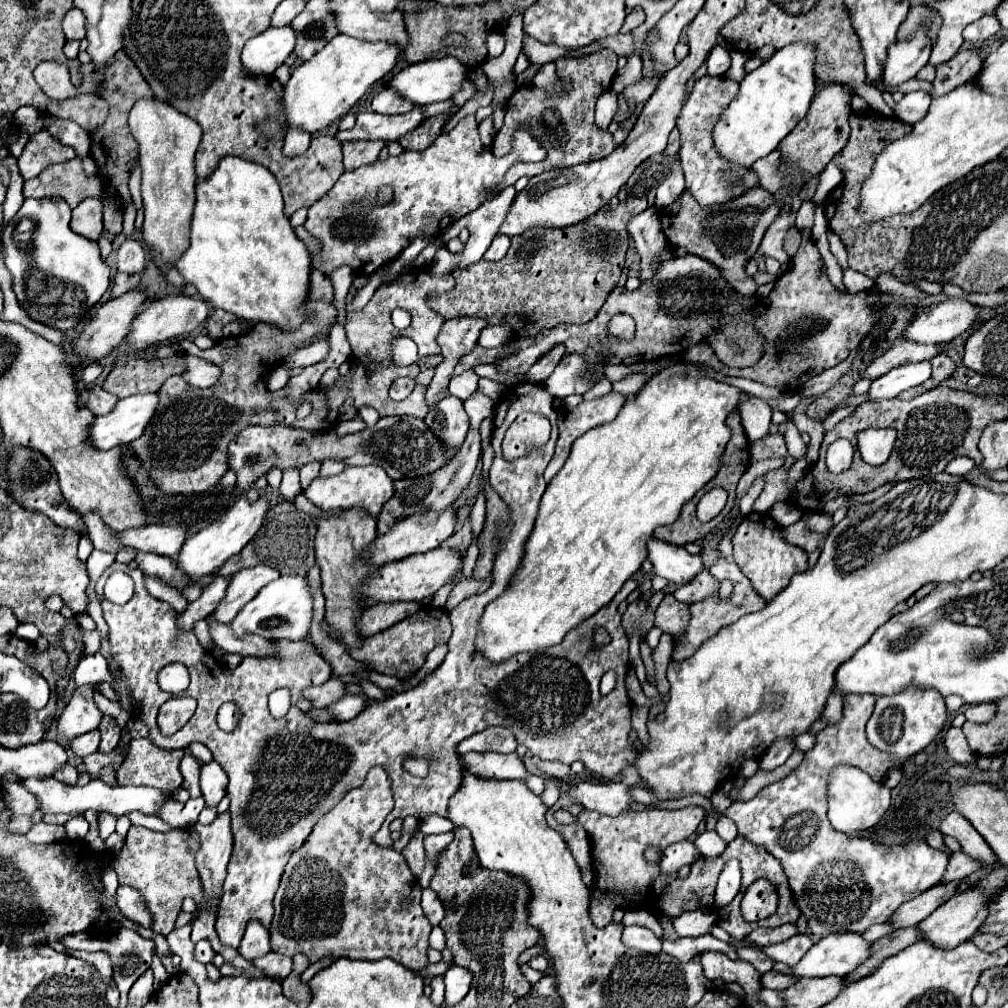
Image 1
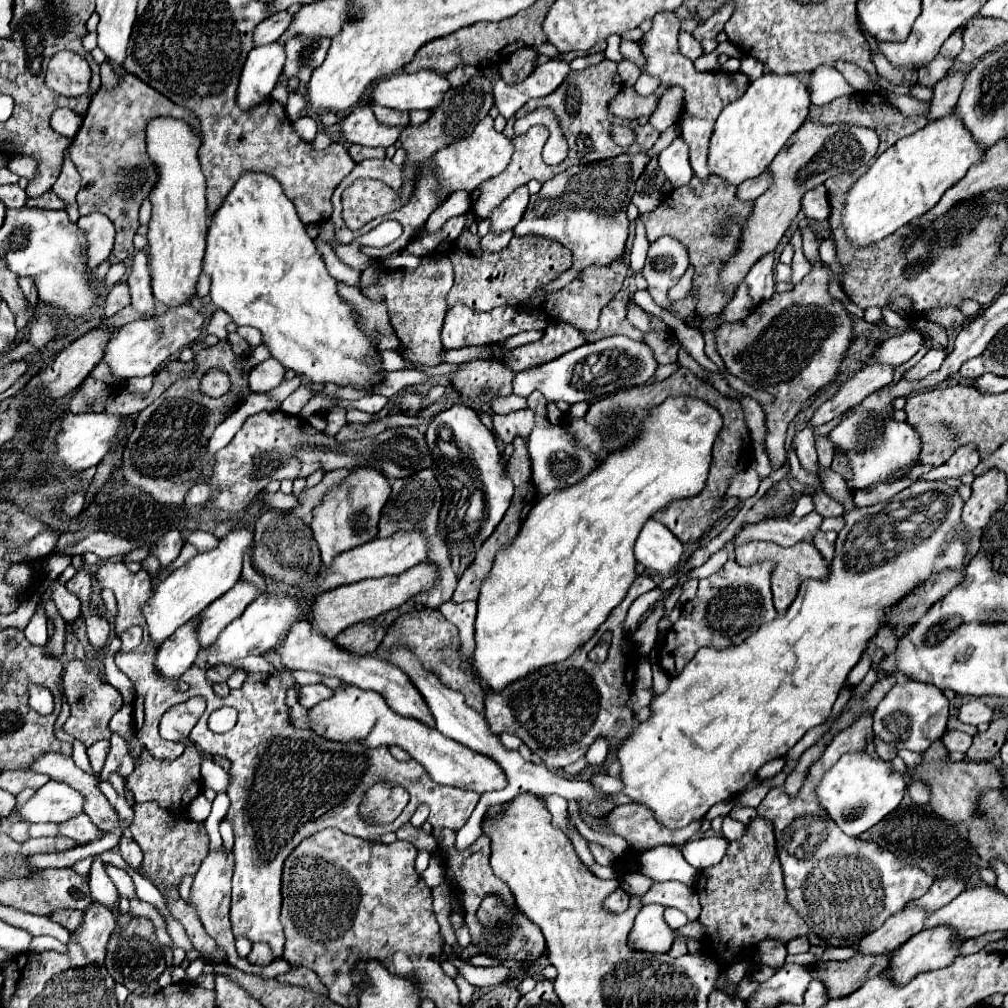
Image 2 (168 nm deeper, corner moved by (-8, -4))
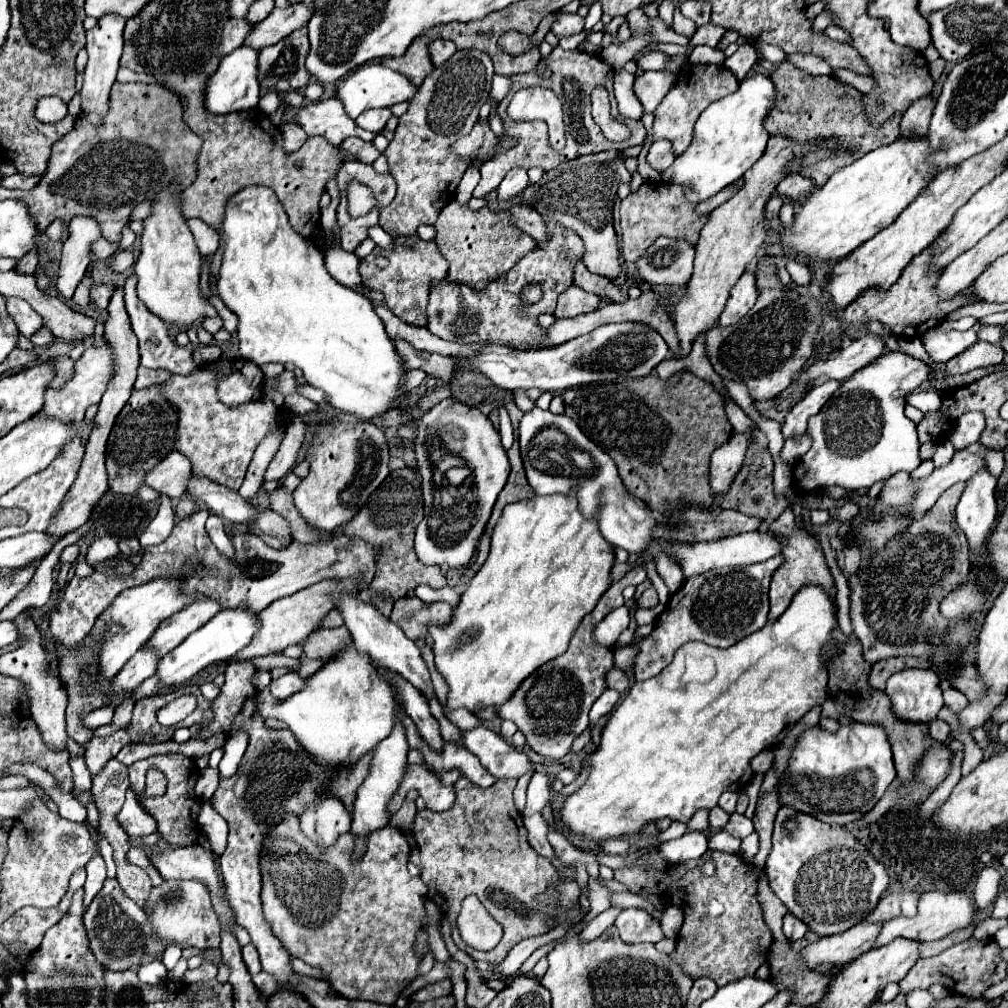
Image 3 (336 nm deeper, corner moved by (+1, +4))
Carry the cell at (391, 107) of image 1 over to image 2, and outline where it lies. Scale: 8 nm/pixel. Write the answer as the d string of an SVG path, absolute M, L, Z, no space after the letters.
M375 105L373 113L375 113L377 121L387 125L387 127L405 127L405 125L409 125L409 113L407 111L395 111L395 109Z

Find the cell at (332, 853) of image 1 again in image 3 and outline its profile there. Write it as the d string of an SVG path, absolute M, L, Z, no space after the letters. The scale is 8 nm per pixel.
M284 815L264 843L260 863L262 907L266 921L272 925L274 935L282 941L286 951L292 957L300 957L304 963L322 969L326 981L338 995L346 999L366 999L394 1005L400 993L418 977L420 955L416 953L416 933L422 929L428 887L420 877L412 877L406 869L410 845L400 829L378 829L364 841L366 851L358 861L354 861L352 855L356 839L352 833L340 835L330 847L320 847L300 831L298 817Z

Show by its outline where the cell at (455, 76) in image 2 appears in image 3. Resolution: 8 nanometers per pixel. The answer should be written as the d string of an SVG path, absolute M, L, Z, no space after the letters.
M436 39L436 41L430 45L430 55L432 55L434 67L442 67L454 53L456 53L456 45L454 45L452 41Z

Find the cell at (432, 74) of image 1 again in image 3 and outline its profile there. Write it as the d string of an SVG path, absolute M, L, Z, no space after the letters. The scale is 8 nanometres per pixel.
M382 63L362 65L362 69L358 67L350 77L346 77L346 81L340 81L336 85L336 97L344 103L346 113L352 119L370 107L392 107L400 101L410 101L416 95L416 91L418 87L406 75L400 75L398 71L390 71Z

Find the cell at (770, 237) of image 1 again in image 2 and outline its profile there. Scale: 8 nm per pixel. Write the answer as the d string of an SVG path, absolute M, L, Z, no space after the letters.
M773 253L765 255L751 267L749 275L745 277L745 283L749 289L749 297L753 299L753 305L759 305L759 303L765 303L767 299L771 299L771 295L775 293Z

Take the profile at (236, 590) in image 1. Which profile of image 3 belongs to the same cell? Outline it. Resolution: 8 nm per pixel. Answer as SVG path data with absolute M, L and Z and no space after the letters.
M200 599L190 607L182 609L178 615L166 619L166 623L160 623L158 631L154 633L154 639L148 645L154 647L158 655L166 655L174 647L178 647L192 631L206 625L220 609L222 603L218 599Z

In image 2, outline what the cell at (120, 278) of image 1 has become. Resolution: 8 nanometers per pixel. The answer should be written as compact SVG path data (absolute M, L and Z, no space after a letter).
M117 283L117 285L109 291L109 295L107 295L107 299L105 299L105 315L107 315L107 317L113 317L117 311L121 311L123 307L127 307L129 301L131 301L131 295L129 295L127 283Z

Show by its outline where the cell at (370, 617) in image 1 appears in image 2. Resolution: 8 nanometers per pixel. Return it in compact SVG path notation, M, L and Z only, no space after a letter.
M373 621L357 623L357 625L345 629L343 633L339 633L335 637L335 643L337 643L337 647L351 651L353 655L367 655L367 653L373 653L381 645L385 631L387 631L387 627L375 625Z

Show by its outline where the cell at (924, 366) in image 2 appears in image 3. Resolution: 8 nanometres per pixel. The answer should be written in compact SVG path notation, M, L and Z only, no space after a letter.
M980 321L968 331L944 331L942 327L934 327L920 339L934 363L946 363L964 349L968 349L970 345L974 345L978 341L980 329L982 329Z

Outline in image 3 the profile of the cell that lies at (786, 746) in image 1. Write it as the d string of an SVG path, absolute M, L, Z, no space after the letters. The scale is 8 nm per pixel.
M726 791L726 793L722 793L722 797L720 797L718 805L720 805L726 813L734 813L734 807L736 807L738 797L740 797L740 793L738 793L738 791Z

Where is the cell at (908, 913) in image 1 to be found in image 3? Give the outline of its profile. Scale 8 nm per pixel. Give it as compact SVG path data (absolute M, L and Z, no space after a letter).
M862 921L854 925L850 931L844 931L842 935L830 935L820 937L818 941L810 943L802 955L810 969L814 969L820 963L830 963L832 967L842 967L862 953L870 951L876 943L878 933L882 931L884 923L870 923Z

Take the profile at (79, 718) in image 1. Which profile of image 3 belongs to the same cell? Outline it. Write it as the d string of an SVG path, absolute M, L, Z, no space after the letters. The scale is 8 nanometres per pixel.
M70 757L70 767L74 771L74 791L86 791L92 785L92 775L84 763L84 757Z

